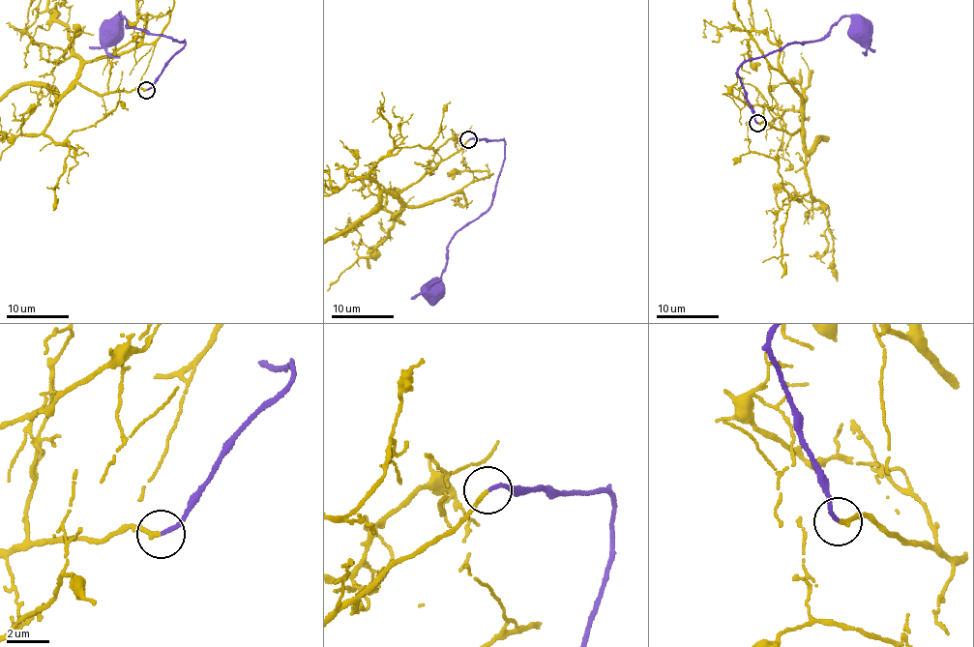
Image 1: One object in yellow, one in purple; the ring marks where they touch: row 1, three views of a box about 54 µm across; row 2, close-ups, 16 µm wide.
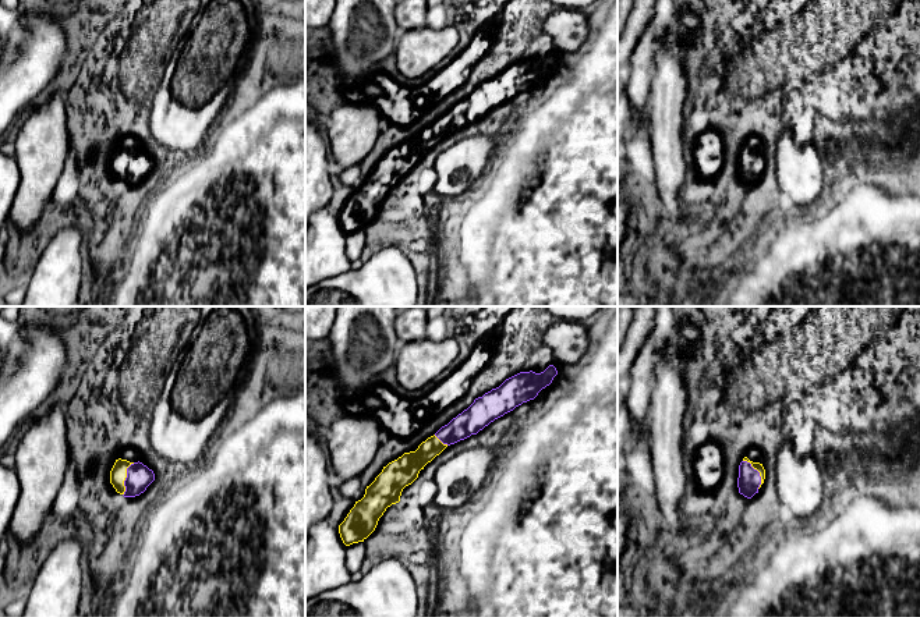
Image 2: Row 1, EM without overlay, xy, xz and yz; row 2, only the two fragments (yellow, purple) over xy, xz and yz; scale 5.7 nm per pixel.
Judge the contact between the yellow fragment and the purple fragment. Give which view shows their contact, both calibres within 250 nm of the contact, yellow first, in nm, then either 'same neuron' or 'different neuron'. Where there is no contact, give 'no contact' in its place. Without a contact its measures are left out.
xy | 100/150 nm | same neuron

